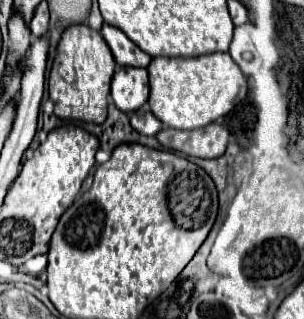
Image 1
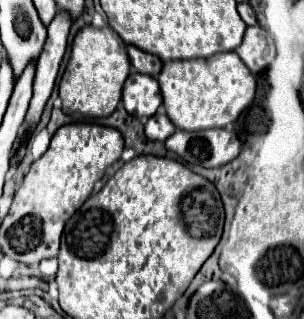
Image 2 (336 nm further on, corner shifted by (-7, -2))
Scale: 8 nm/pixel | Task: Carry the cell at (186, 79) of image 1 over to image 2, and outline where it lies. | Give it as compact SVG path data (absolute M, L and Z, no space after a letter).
M234 51L216 53L206 59L166 61L158 75L158 83L166 115L174 127L182 131L225 128L238 119L256 95L256 81L252 73Z

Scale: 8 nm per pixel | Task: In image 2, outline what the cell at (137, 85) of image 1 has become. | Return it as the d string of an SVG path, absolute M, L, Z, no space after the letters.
M132 73L128 75L122 91L124 109L134 117L152 117L162 105L158 81L152 75Z

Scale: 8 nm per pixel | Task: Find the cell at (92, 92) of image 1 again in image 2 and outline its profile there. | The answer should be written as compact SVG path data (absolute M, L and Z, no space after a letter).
M92 25L82 27L72 43L68 71L60 79L62 111L66 115L84 115L90 119L110 117L122 97L122 85L130 73L130 61L126 55L126 43L110 27L96 29Z

